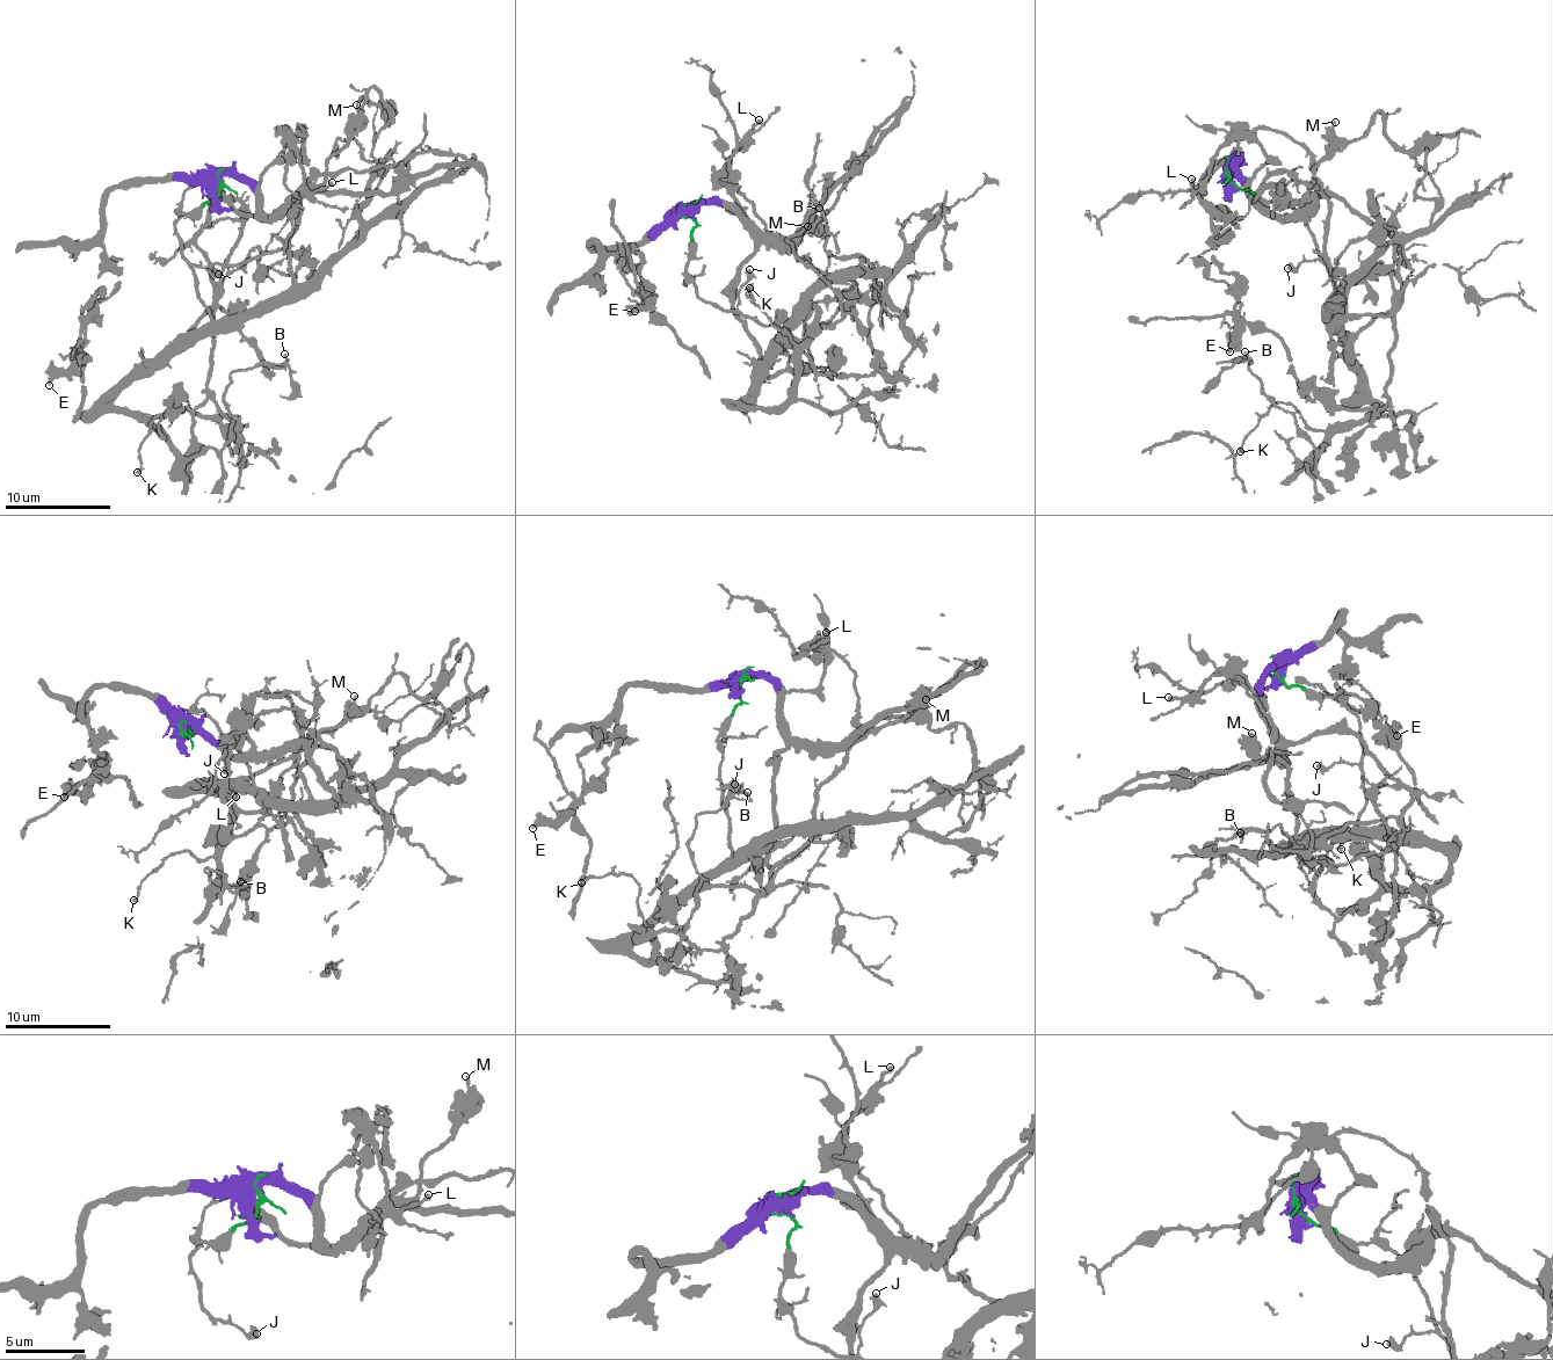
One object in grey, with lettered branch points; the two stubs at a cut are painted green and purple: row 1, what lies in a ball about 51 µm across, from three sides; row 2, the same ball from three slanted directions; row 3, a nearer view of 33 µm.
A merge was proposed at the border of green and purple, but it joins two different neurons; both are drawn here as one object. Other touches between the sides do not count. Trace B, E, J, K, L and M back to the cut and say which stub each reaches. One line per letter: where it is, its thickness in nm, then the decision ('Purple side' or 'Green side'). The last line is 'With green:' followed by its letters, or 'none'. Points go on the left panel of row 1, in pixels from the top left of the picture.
B: Place: (284, 354). Thickness 130 nm. Green side
E: Place: (49, 385). Thickness 360 nm. Purple side
J: Place: (218, 274). Thickness 440 nm. Green side
K: Place: (137, 472). Thickness 190 nm. Green side
L: Place: (332, 182). Thickness 200 nm. Purple side
M: Place: (356, 104). Thickness 200 nm. Purple side
With green: B, J, K

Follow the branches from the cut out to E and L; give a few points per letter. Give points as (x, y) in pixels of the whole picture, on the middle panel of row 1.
E: (684, 206), (638, 242), (594, 249), (592, 241), (608, 253), (639, 251), (638, 292), (651, 296), (635, 312)
L: (684, 206), (712, 202), (733, 212), (739, 208), (727, 167), (759, 121)

